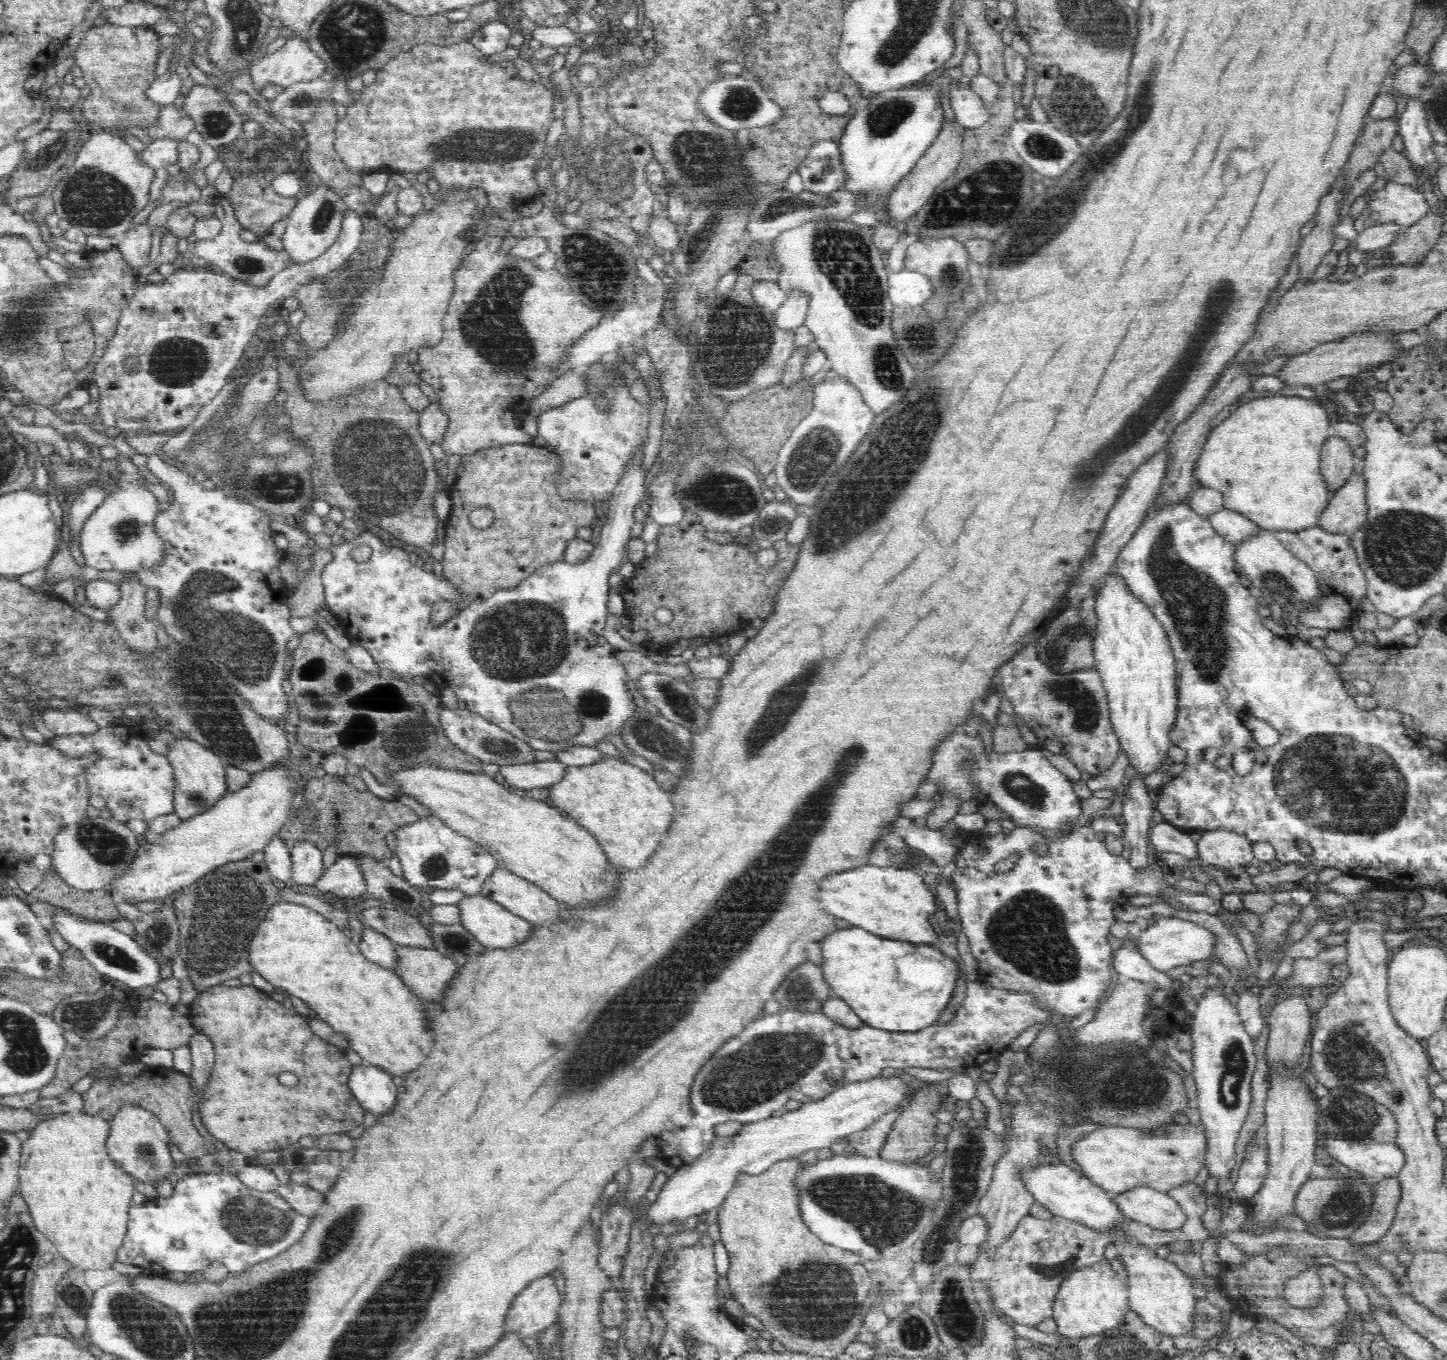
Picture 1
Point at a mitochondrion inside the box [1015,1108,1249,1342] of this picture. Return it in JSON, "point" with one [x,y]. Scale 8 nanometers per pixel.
{"point":[1060,1268]}

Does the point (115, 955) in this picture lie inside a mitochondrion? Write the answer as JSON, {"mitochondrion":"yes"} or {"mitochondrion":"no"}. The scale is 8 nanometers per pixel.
{"mitochondrion":"yes"}

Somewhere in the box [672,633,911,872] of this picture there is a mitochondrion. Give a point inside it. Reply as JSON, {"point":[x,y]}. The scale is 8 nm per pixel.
{"point":[788,699]}

